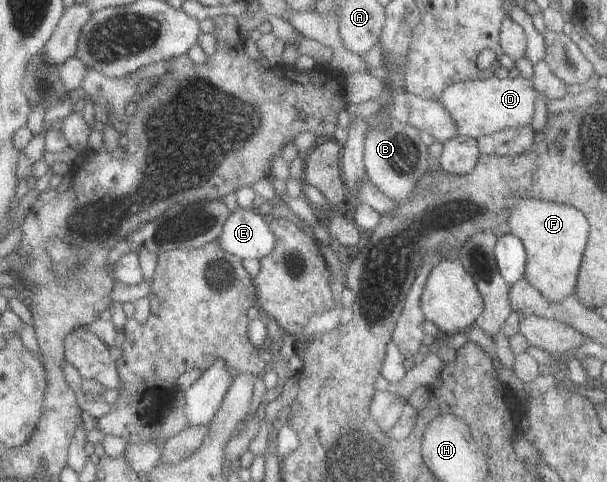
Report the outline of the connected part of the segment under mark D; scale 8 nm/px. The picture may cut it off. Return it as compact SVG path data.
M521 75L514 78L496 78L457 81L444 87L438 97L438 103L449 113L454 121L456 134L472 139L484 137L502 129L524 127L529 125L534 112L535 95L538 91L530 79Z

